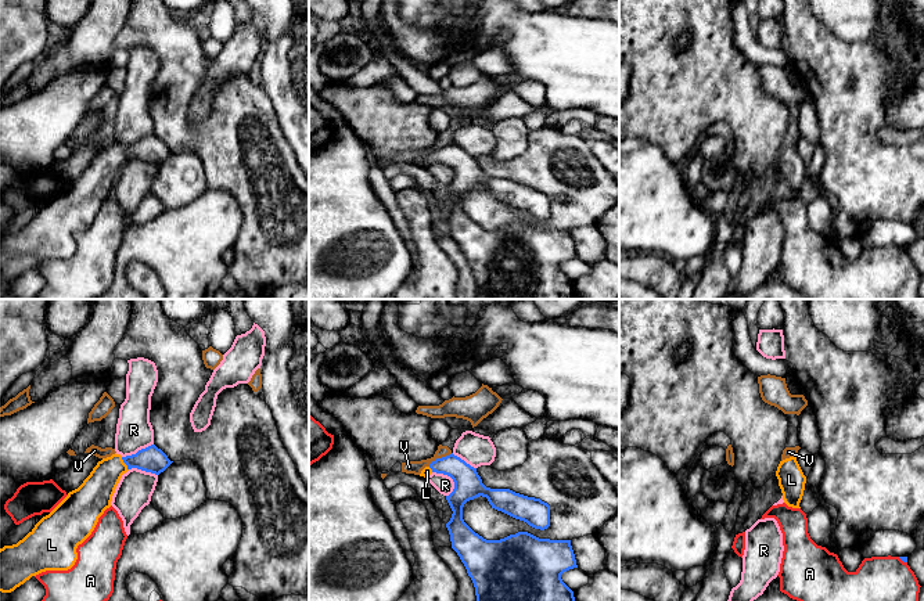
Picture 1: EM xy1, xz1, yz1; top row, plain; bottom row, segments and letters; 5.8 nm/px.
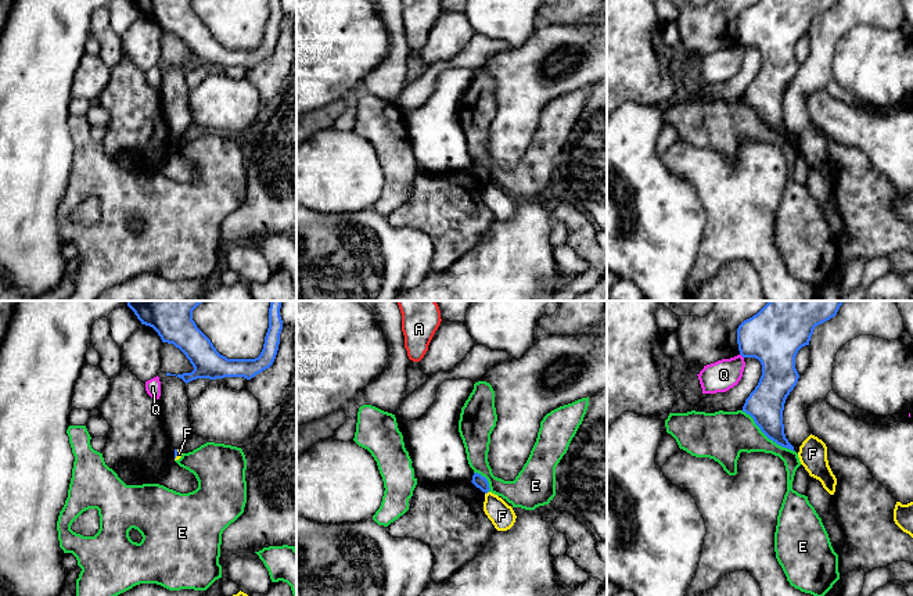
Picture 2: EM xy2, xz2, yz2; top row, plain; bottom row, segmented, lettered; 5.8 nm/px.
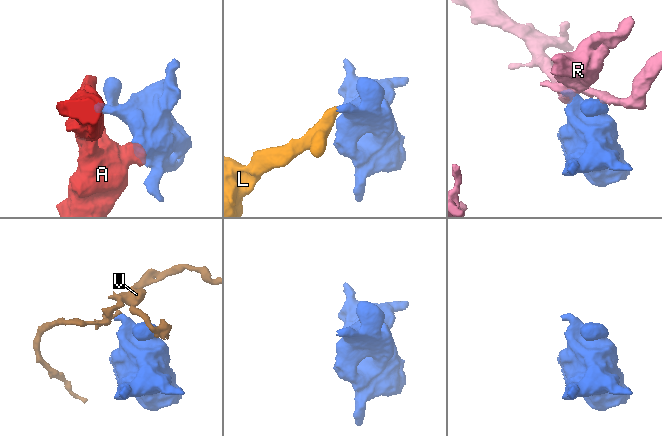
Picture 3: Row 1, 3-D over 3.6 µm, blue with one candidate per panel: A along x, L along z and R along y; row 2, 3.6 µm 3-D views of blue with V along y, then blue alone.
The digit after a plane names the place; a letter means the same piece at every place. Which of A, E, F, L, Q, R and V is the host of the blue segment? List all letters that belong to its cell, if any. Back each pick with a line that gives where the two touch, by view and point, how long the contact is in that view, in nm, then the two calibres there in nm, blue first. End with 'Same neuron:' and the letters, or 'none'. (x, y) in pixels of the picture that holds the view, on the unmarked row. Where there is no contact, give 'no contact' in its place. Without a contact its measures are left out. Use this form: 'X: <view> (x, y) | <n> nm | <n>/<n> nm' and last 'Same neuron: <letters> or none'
L: xy1 (125, 153) | 90 nm | 150/200 nm
Same neuron: L

